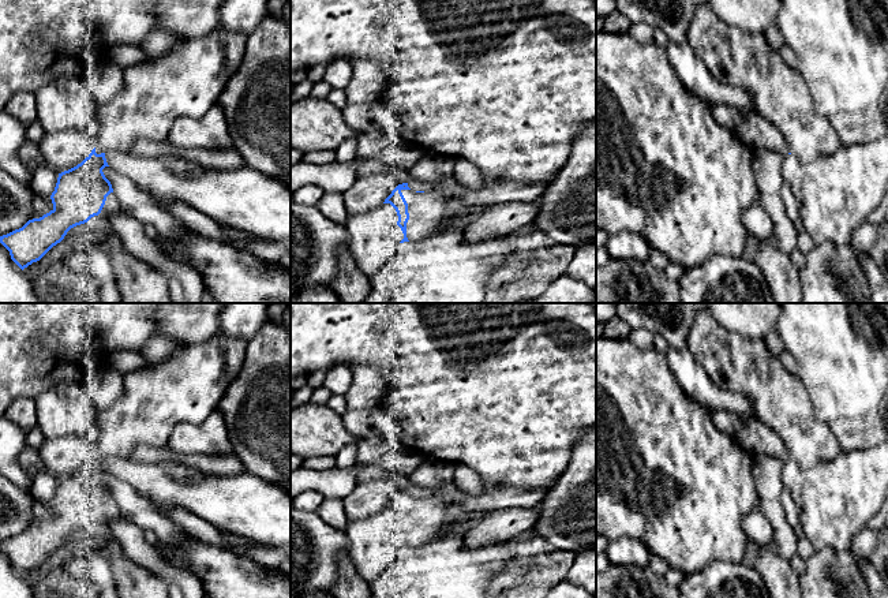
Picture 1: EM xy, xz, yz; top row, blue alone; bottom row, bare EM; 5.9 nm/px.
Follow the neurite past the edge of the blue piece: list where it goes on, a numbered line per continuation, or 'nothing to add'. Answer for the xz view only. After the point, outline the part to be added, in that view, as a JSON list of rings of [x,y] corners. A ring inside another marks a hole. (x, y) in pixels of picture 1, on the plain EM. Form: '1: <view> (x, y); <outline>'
1: xz (428, 518); [[[401,496],[401,498],[408,509],[406,543],[409,547],[423,546],[445,535],[449,515],[442,501],[412,496]]]

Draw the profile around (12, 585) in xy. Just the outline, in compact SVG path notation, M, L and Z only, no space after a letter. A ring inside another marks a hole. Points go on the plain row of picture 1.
M0 549L0 598L34 598L25 578L11 565Z

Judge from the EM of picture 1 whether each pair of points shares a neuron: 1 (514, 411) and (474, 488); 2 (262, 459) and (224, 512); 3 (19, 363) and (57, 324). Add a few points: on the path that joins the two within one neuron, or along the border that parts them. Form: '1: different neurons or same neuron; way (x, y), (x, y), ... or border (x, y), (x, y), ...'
1: different neurons; border (454, 462), (471, 467), (490, 489)
2: different neurons; border (246, 470), (276, 485)
3: same neuron; way (27, 354), (48, 333)

